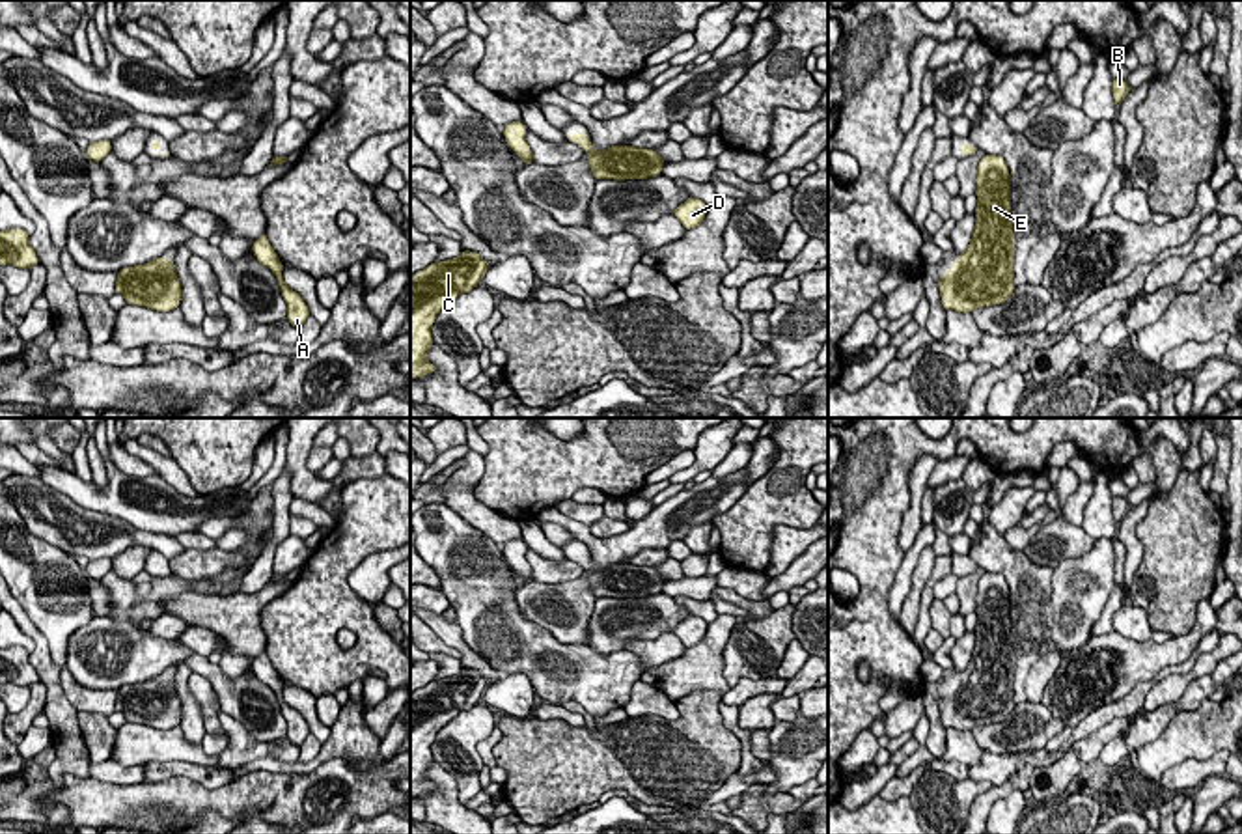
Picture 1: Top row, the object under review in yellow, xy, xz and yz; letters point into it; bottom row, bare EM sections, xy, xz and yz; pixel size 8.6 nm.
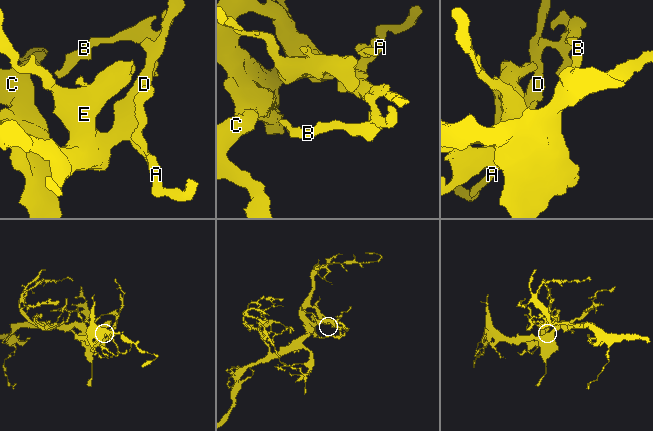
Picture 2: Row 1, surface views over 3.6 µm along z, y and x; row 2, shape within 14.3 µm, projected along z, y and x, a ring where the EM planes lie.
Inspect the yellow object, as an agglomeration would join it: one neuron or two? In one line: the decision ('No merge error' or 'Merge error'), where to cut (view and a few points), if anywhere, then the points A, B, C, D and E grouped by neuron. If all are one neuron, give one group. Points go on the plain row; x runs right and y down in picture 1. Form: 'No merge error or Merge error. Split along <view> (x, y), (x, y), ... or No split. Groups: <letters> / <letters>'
No merge error. No split. Groups: A B C D E

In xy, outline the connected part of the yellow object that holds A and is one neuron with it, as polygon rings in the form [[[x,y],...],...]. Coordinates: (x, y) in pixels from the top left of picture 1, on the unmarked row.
[[[263,651],[254,662],[252,662],[252,670],[255,674],[255,677],[265,683],[267,687],[272,688],[272,692],[278,698],[282,715],[287,722],[287,739],[300,748],[300,744],[306,741],[306,737],[310,735],[310,728],[308,722],[304,720],[304,716],[293,709],[282,696],[282,688],[283,688],[283,681],[280,679],[278,672],[274,670],[274,666],[270,664],[270,659],[267,657],[267,653]]]

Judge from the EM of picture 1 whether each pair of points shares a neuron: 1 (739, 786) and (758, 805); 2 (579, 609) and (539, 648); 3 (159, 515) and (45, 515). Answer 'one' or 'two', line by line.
1: two
2: two
3: two

